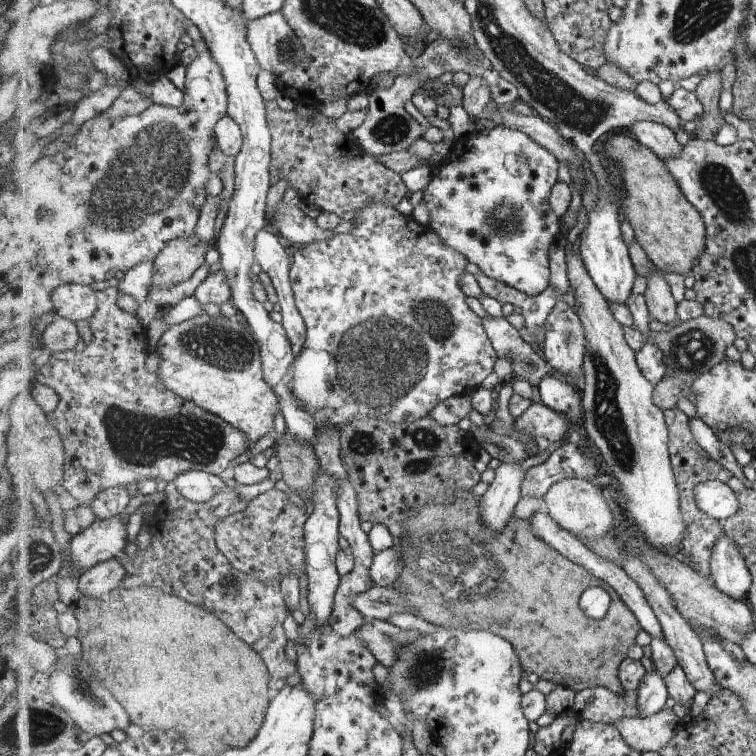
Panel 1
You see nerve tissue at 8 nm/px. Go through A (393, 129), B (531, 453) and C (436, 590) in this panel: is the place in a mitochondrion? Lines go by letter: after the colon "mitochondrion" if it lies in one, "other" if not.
A: mitochondrion
B: other
C: mitochondrion

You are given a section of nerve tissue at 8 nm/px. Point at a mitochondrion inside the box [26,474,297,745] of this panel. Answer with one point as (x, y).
(80, 685)

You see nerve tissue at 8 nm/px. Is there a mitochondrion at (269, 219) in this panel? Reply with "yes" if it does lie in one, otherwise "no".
no

